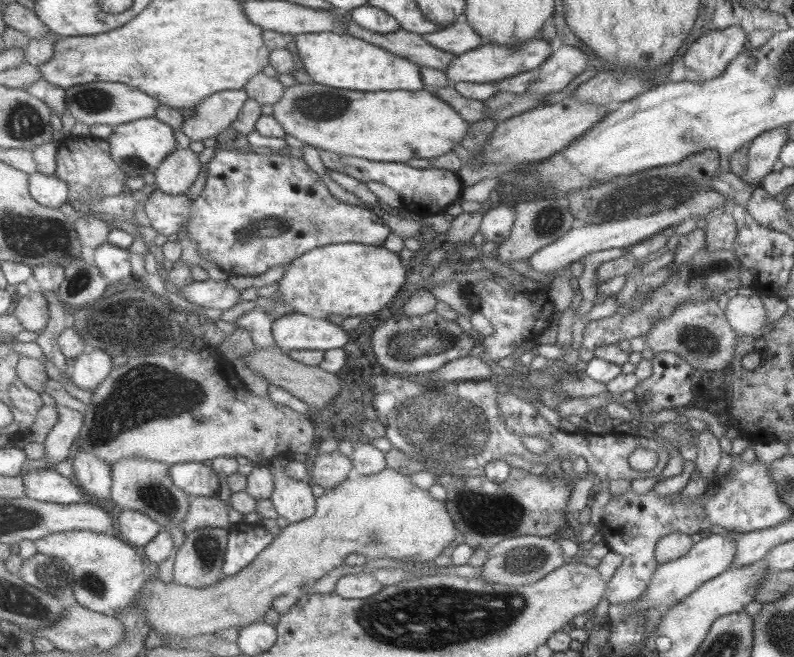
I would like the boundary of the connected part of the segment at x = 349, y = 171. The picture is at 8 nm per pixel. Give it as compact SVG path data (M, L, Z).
M328 150L319 151L321 161L323 162L326 169L337 170L337 172L343 172L349 176L354 176L357 180L363 182L381 182L387 187L390 187L401 197L401 204L408 211L414 212L416 215L421 217L433 216L433 214L443 214L445 210L455 202L459 201L464 191L465 184L461 180L461 177L457 172L451 172L450 169L441 167L426 167L426 168L414 168L401 162L377 162L375 160L367 160L365 158L359 158L358 156L347 156L343 154L335 154Z

